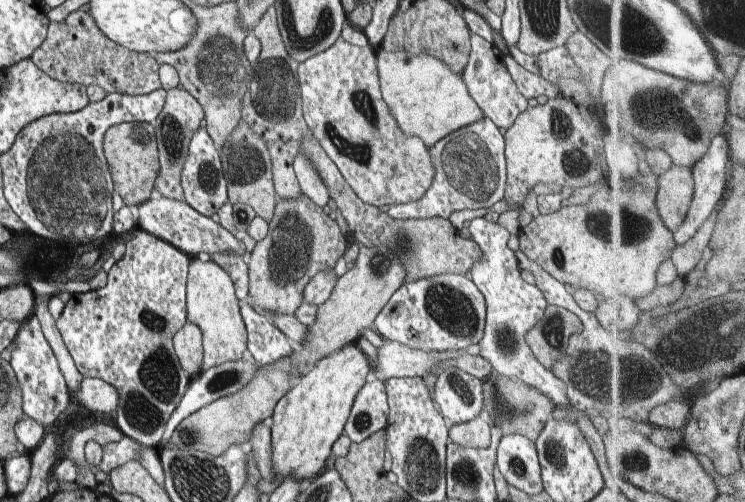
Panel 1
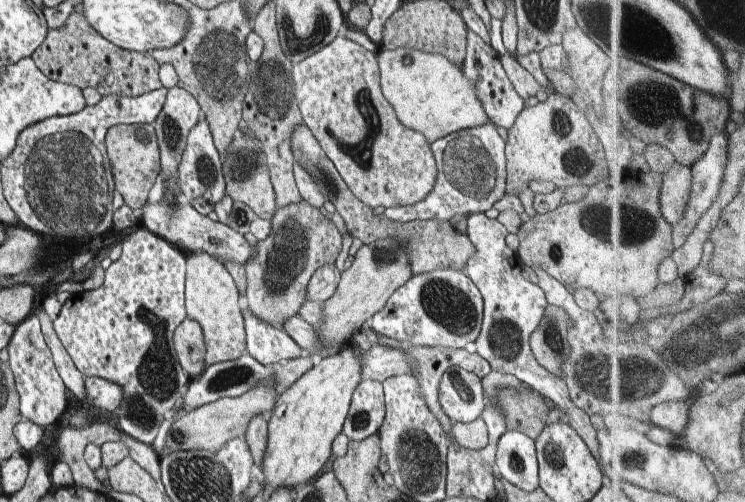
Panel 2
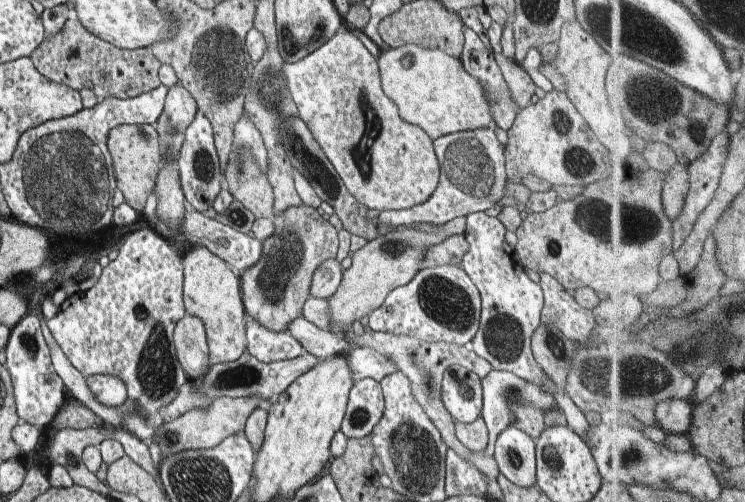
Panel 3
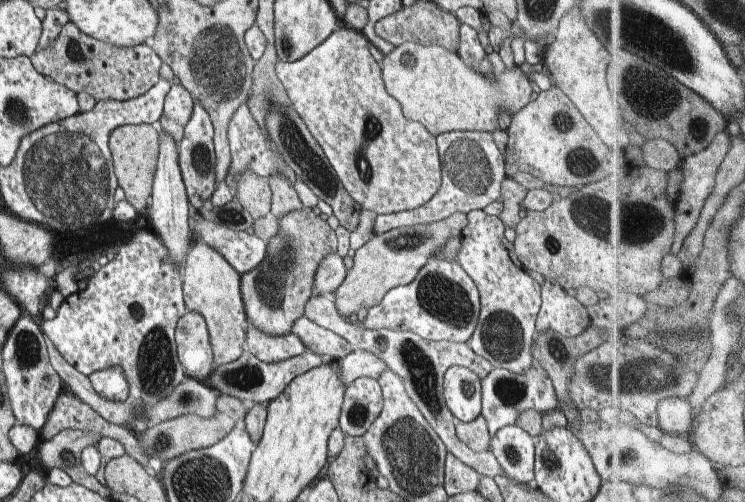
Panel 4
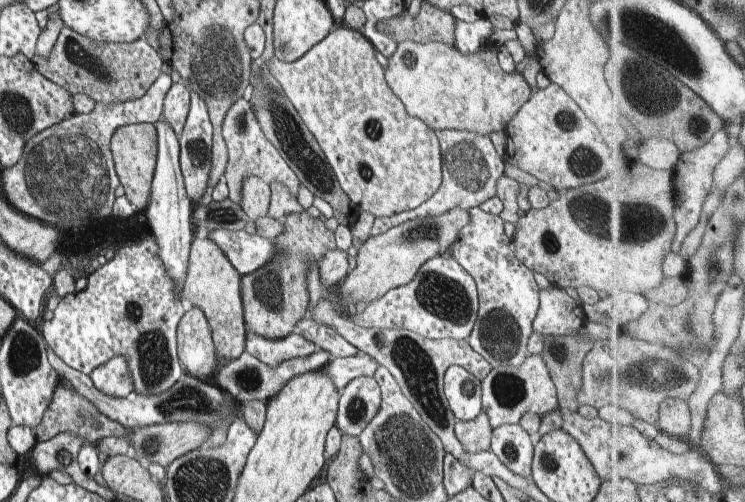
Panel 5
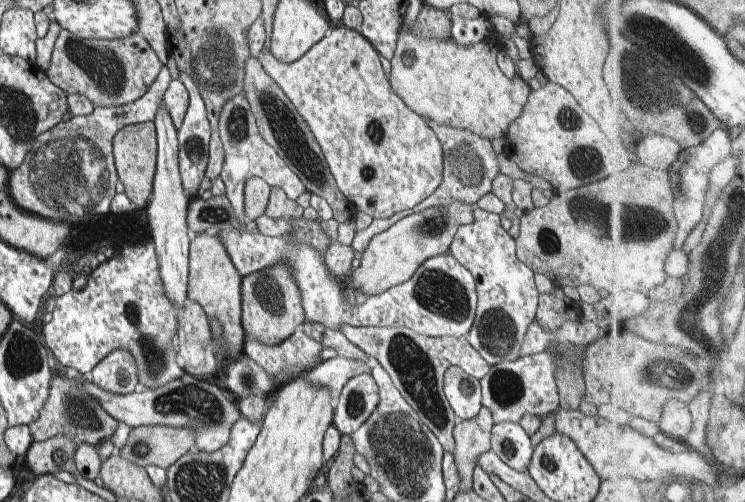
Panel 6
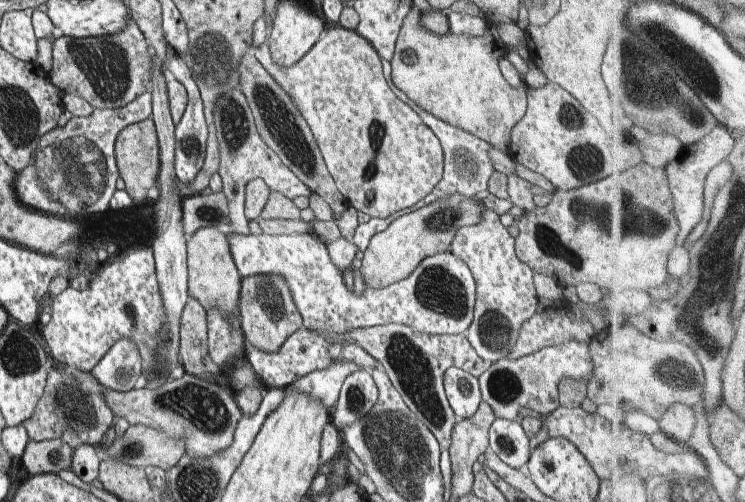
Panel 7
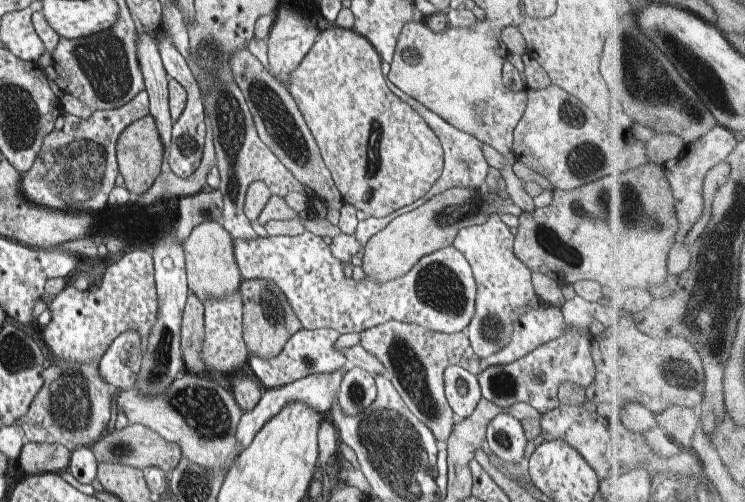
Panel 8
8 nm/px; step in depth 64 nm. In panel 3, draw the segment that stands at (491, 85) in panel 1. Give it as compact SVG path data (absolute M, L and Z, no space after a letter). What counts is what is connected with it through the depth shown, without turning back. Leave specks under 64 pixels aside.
M464 27L465 43L463 44L463 53L461 54L461 62L464 65L465 71L476 80L480 81L483 92L487 98L489 111L491 112L493 121L502 128L502 130L508 130L515 122L516 115L519 111L519 104L513 97L503 72L495 59L494 51L487 47L480 36L474 32L471 28Z

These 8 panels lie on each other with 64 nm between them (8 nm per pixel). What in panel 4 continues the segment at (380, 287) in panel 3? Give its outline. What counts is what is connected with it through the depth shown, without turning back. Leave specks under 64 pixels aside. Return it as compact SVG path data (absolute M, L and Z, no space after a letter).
M456 212L443 221L399 227L380 235L374 234L366 244L352 253L352 268L347 270L345 279L332 296L338 314L349 320L349 316L356 314L360 308L369 310L380 304L390 289L412 282L435 250L444 246L449 238L460 236L466 225L467 214Z

